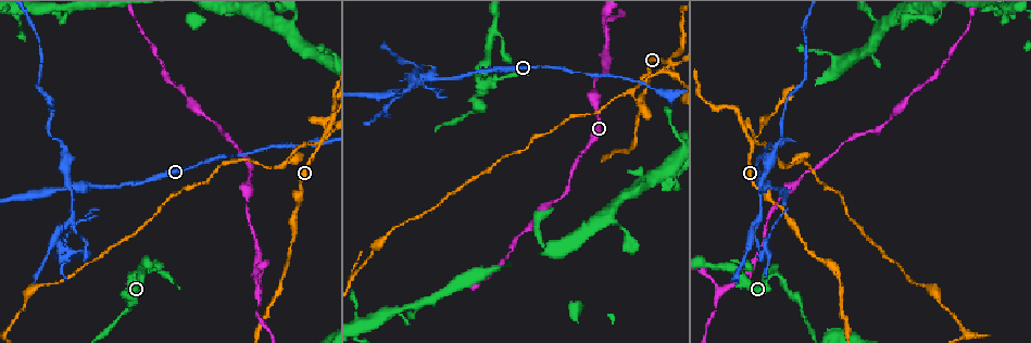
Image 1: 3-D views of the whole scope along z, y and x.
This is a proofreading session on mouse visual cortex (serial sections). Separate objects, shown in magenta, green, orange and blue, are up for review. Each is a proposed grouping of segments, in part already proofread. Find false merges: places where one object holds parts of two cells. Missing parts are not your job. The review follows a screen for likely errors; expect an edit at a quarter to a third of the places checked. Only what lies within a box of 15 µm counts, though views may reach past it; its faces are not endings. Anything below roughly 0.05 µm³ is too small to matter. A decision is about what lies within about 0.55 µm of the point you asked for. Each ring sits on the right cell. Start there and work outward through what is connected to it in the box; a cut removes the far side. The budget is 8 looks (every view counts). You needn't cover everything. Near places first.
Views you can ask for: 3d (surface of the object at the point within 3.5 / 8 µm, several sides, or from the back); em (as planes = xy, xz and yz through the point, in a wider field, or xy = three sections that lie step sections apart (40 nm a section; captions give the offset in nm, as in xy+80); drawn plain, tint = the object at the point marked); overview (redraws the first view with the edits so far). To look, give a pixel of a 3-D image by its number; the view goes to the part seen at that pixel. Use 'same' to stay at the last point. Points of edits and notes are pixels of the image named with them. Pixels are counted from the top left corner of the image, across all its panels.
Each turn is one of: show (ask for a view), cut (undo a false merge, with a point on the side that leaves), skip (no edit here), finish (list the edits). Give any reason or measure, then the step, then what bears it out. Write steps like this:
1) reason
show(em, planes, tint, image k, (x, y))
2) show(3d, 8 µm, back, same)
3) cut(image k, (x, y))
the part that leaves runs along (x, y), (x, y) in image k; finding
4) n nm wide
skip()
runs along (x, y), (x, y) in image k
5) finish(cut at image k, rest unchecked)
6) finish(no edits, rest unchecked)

thin neck
show(3d, 8 µm, image 1, (232, 155))

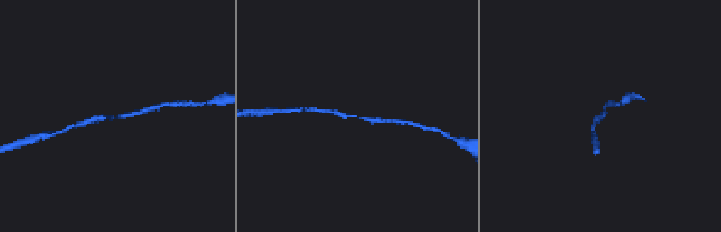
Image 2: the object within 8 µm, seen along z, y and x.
show(3d, 3.5 µm, image 2, (601, 119))

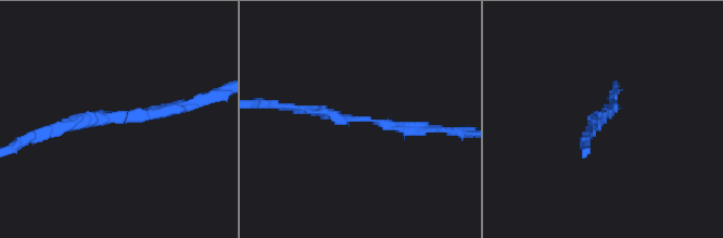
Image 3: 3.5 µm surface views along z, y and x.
arms of 150, 150 nm
show(em, xy, step 5, tint, image 3, (364, 116))

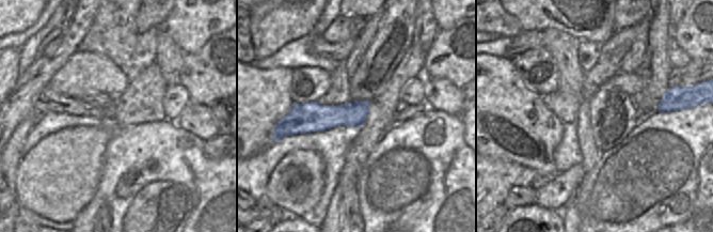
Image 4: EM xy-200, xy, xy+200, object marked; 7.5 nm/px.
skip()
runs along (49, 133), (186, 107) in image 3; continuous, no second cell

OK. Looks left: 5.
looks like a crossing
show(3d, 3.5 µm, image 1, (768, 185))

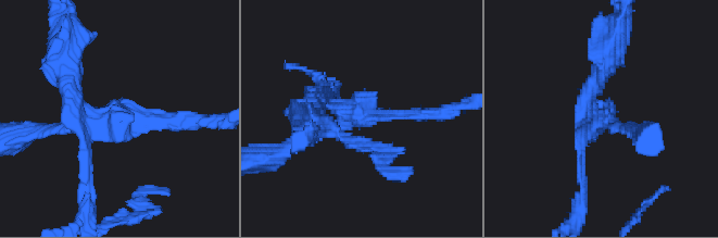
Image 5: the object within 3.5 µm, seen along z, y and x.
4 arms; arms of 100, 150, 200, 250 nm; need the tissue
show(em, planes, tint, image 5, (344, 114))

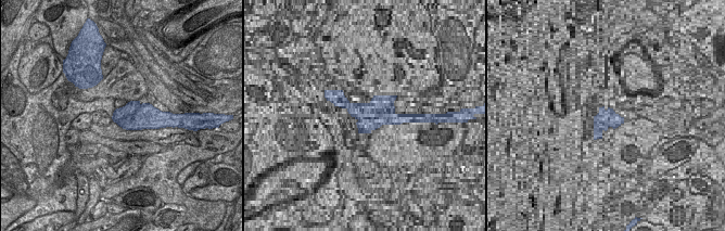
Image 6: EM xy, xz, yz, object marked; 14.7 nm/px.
cut(image 5, (72, 109))
a second cell is stuck on

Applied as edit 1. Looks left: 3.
show(3d, 3.5 µm, image 1, (495, 31))

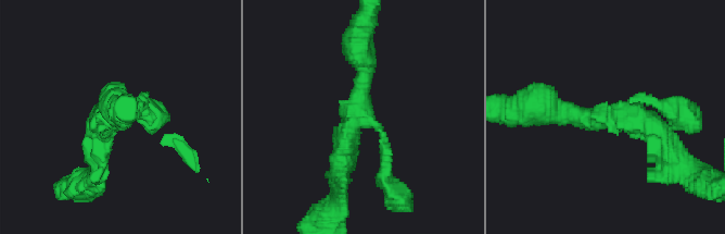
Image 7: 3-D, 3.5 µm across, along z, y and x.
3 arms; arms of 150, 300, 300 nm
show(em, xy, step 2, tint, image 7, (357, 120))

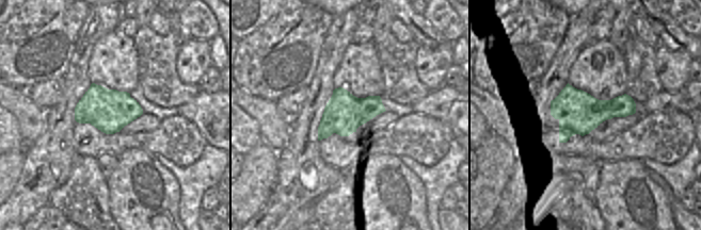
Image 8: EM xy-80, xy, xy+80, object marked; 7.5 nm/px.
another direction
show(em, xy, step 5, tint, same)

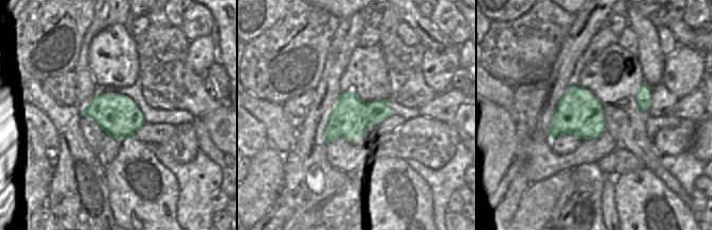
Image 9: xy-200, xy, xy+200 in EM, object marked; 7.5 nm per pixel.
skip()
runs along (664, 145), (625, 115), (542, 108) in image 7; continuous, no second cell

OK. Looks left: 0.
finish(cut at image 5, rest unchecked)

